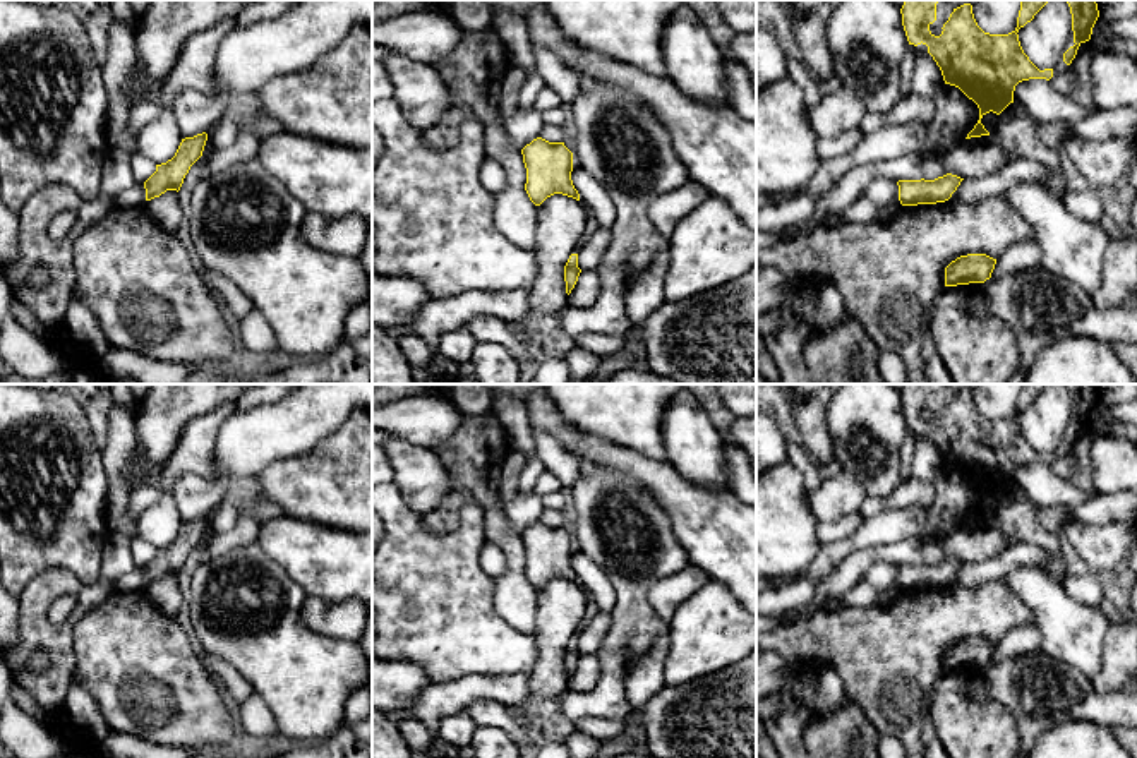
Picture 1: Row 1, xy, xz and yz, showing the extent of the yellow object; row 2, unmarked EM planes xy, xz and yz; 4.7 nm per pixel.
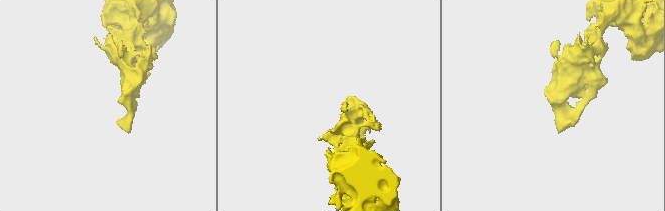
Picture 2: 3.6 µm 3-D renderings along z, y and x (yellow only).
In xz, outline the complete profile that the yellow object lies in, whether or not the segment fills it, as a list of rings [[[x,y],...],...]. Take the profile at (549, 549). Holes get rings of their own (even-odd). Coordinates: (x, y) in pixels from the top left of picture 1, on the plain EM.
[[[537,521],[521,533],[521,538],[526,552],[525,575],[535,590],[554,578],[580,585],[571,564],[573,537],[564,526],[549,526]]]

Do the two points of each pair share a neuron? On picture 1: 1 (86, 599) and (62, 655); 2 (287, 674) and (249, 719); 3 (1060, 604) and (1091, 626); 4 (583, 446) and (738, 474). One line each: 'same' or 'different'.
1: same
2: different
3: same
4: different

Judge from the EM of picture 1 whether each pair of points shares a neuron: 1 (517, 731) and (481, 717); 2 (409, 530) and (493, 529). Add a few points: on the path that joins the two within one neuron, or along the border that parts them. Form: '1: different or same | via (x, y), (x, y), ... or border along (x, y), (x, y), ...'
1: same | via (508, 722), (503, 717), (489, 717)
2: different | border along (482, 510), (484, 537), (487, 541)

